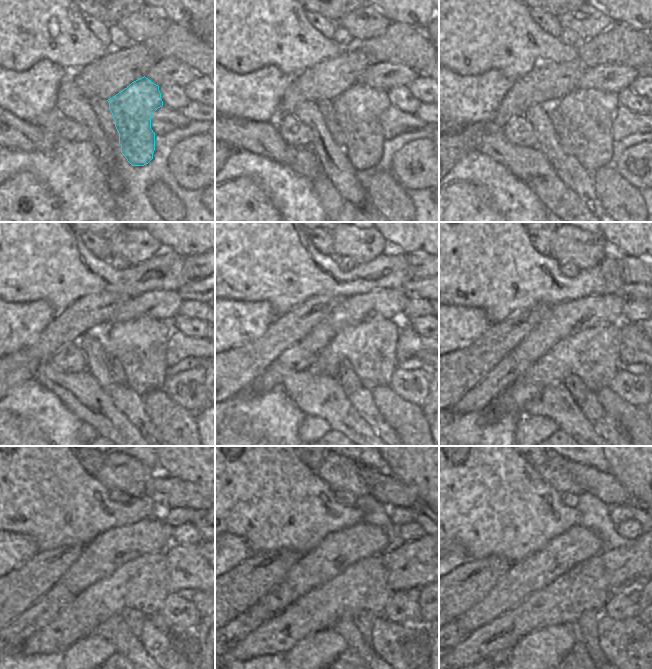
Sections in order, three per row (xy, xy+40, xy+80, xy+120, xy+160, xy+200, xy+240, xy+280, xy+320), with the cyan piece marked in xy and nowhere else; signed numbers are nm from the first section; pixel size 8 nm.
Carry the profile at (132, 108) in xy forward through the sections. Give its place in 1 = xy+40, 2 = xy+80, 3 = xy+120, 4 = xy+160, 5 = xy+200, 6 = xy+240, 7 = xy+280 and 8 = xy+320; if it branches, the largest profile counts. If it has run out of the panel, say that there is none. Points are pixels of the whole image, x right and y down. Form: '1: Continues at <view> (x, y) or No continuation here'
1: Continues at xy+40 (358, 110)
2: Continues at xy+80 (588, 115)
3: Continues at xy+120 (142, 343)
4: Continues at xy+160 (369, 347)
5: Continues at xy+200 (595, 353)
6: Continues at xy+240 (145, 586)
7: Continues at xy+280 (367, 588)
8: Continues at xy+320 (588, 590).

